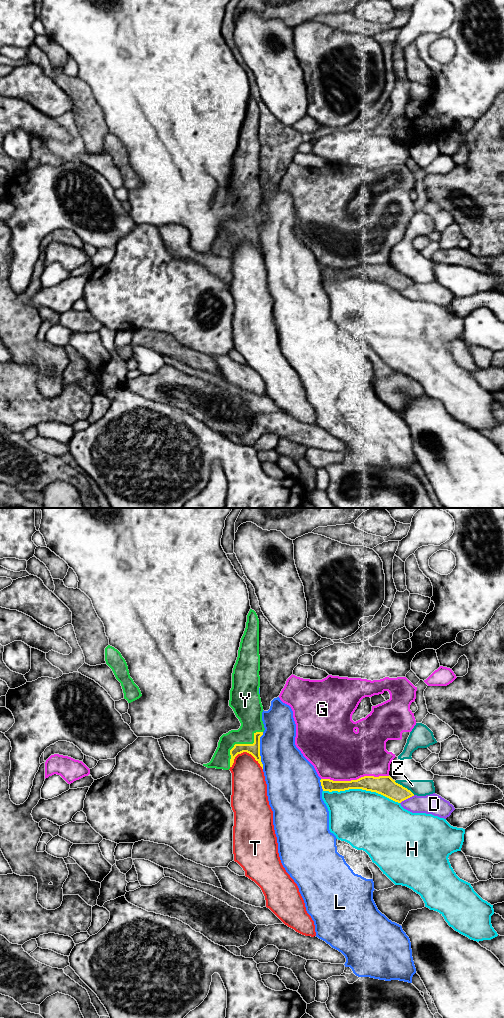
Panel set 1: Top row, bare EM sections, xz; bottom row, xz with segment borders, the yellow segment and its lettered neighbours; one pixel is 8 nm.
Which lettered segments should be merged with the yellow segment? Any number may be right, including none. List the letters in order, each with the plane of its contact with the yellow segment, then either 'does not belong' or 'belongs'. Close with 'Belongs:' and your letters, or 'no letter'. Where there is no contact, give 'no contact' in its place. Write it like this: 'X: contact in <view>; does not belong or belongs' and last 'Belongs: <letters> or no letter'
D: contact in xz; does not belong
G: contact in xz; does not belong
H: contact in xz; does not belong
L: contact in xz; does not belong
T: contact in xz; does not belong
Y: contact in xz; belongs
Z: contact in xz; does not belong
Belongs: Y

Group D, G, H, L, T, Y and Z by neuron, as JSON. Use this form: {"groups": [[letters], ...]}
{"groups": [["D"], ["G"], ["H"], ["L"], ["T"], ["Y"], ["Z"]]}

